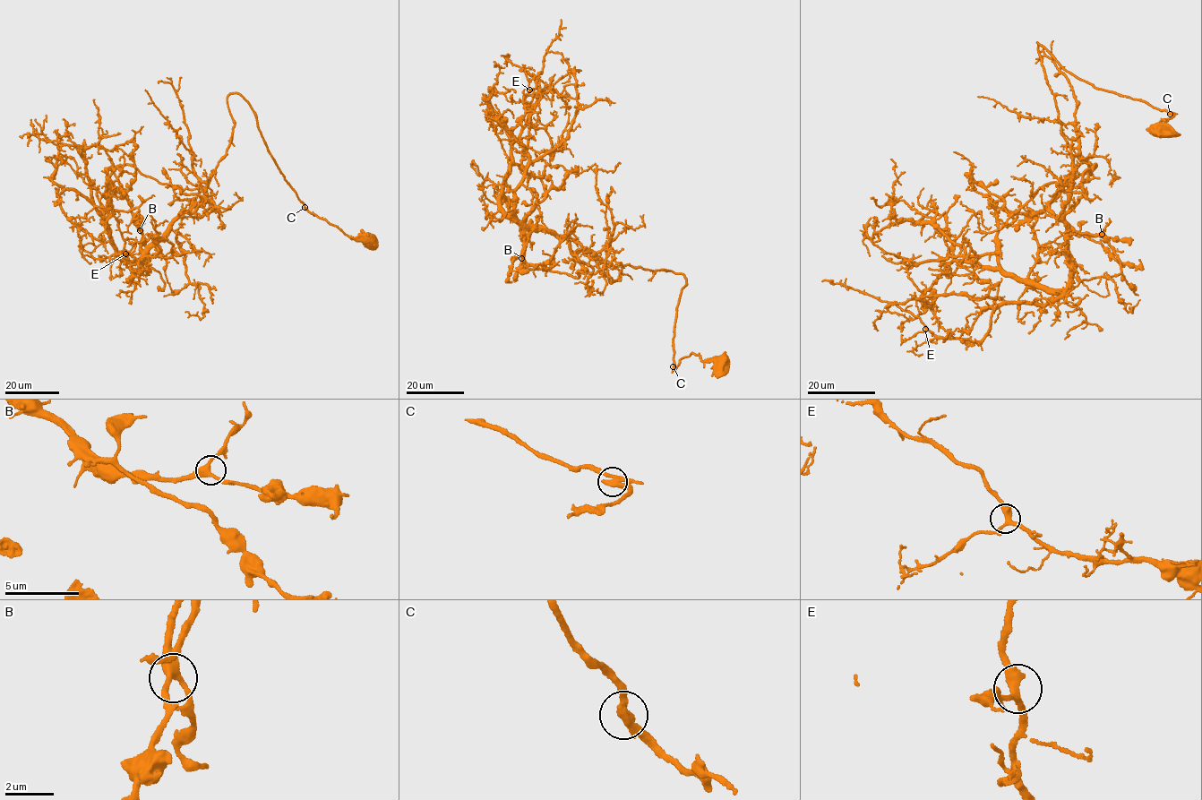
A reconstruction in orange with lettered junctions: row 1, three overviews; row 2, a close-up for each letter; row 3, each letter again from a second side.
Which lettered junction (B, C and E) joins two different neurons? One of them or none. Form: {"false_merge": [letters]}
{"false_merge": []}

